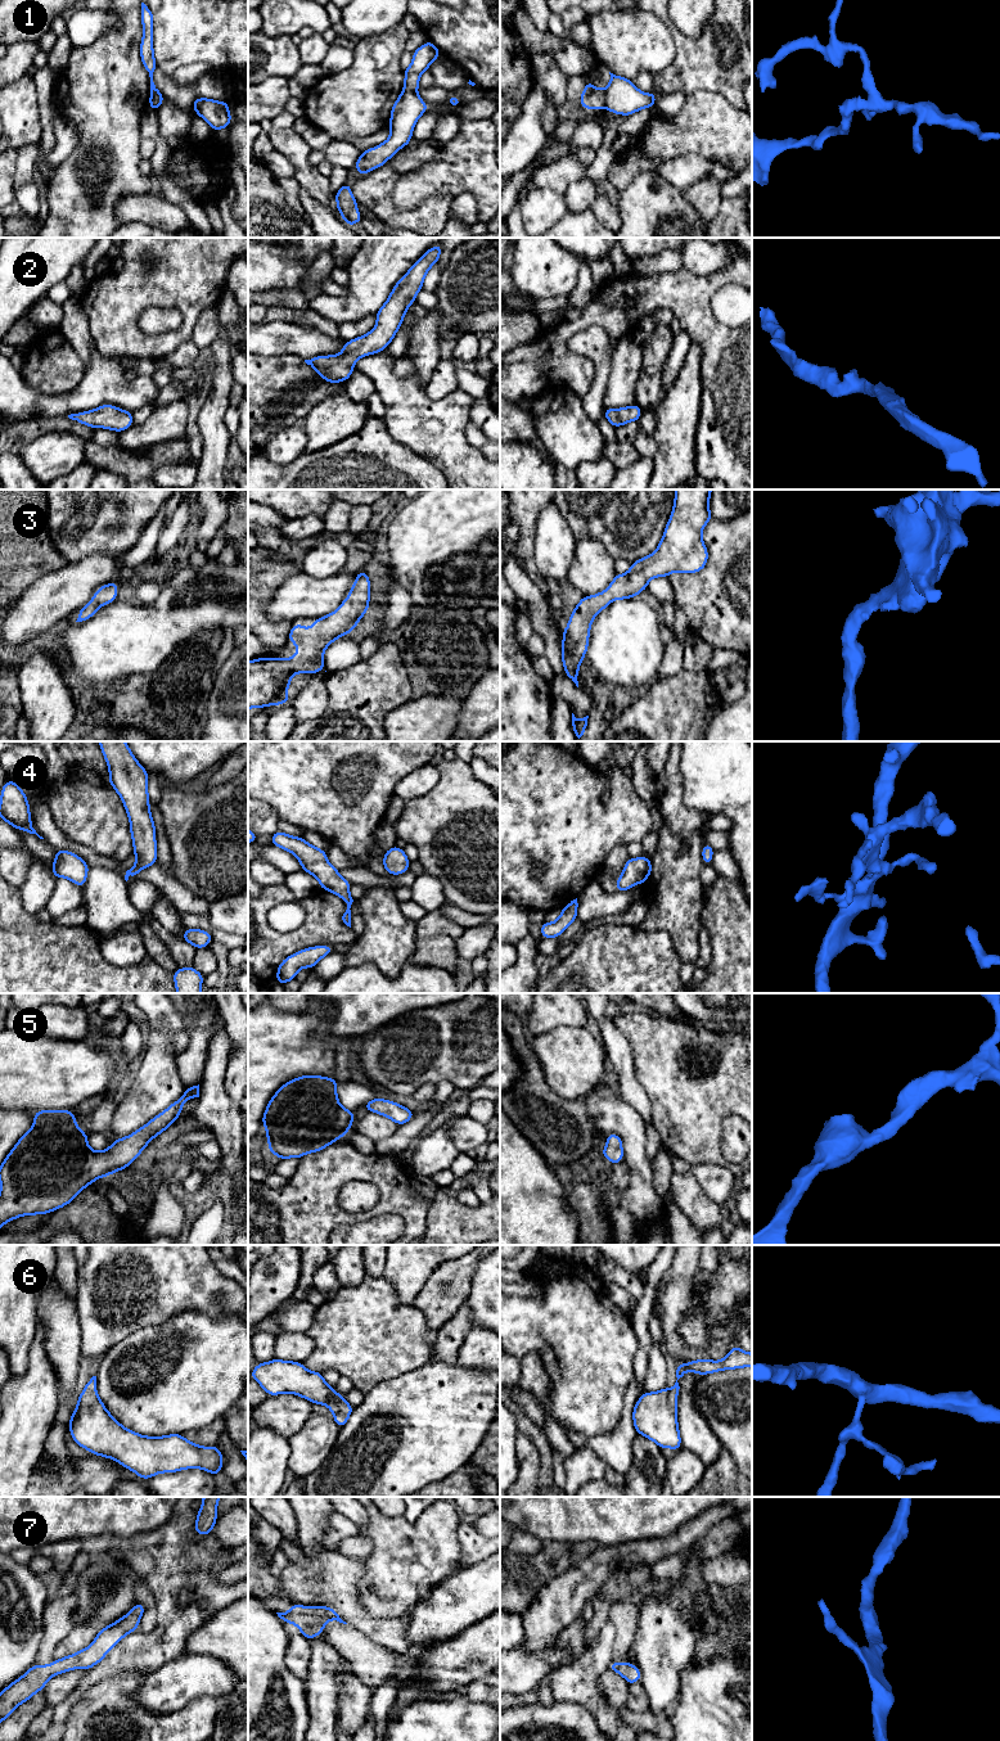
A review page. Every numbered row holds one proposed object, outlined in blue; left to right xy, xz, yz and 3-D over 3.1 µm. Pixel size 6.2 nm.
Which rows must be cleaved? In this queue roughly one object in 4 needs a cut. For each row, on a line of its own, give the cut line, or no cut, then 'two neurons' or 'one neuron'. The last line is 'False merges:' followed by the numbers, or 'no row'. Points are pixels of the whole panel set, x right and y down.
1: yz (603, 90), (604, 106) | two neurons
2: no cut | one neuron
3: no cut | one neuron
4: no cut | one neuron
5: no cut | one neuron
6: no cut | one neuron
7: no cut | one neuron
False merges: 1

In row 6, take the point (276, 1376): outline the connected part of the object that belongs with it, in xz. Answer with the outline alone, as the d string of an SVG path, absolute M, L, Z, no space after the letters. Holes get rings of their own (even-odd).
M280 1361L258 1363L251 1372L269 1395L290 1393L312 1403L325 1404L334 1415L334 1422L343 1427L353 1408L344 1395L329 1386L321 1372L308 1371L302 1362Z

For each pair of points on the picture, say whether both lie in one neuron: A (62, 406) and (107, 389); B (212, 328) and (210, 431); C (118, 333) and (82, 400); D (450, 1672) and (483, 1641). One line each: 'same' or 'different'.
A: same
B: different
C: different
D: same

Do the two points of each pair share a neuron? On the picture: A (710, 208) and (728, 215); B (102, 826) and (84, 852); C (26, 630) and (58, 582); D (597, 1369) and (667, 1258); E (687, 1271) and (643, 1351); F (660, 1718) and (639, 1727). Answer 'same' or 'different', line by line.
A: different
B: different
C: same
D: different
E: different
F: same

